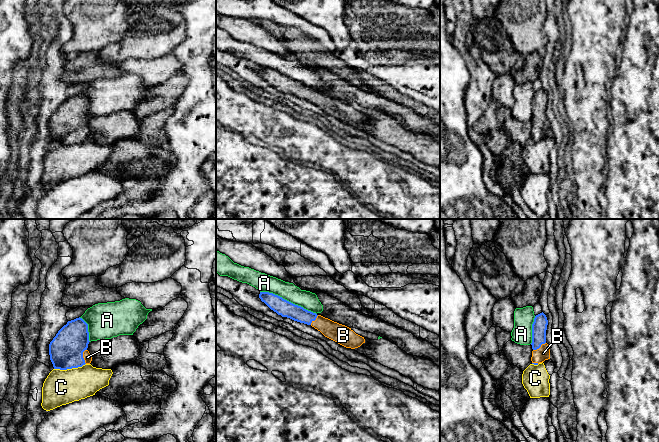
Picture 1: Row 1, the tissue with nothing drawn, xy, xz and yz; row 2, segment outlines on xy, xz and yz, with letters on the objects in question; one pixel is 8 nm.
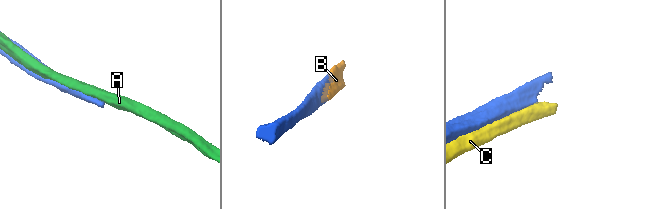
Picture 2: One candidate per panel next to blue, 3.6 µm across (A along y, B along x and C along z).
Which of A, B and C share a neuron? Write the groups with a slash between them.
A / B / C

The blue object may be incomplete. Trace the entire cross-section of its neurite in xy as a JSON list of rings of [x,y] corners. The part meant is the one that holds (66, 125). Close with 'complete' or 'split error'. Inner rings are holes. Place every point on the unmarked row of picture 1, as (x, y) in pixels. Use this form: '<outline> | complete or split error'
[[[82,94],[68,97],[49,120],[54,145],[67,146],[90,140],[88,100]]] | split error

